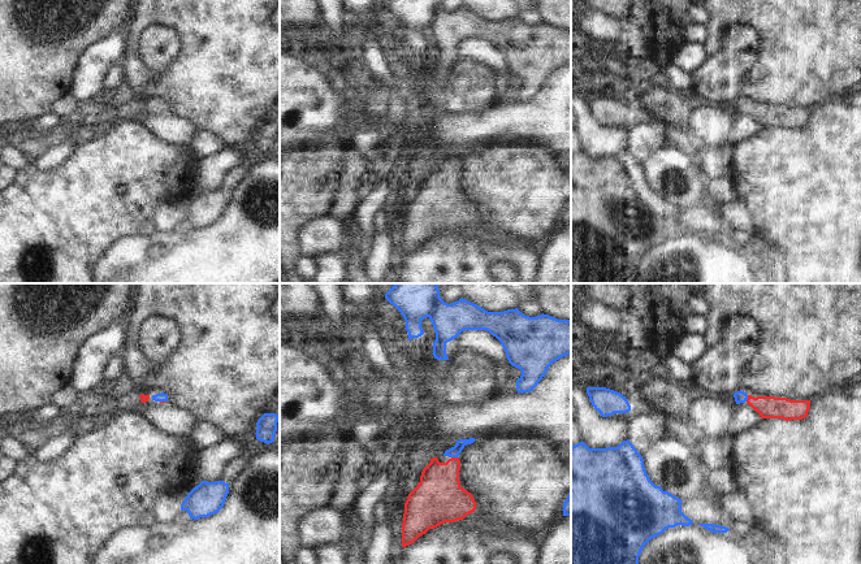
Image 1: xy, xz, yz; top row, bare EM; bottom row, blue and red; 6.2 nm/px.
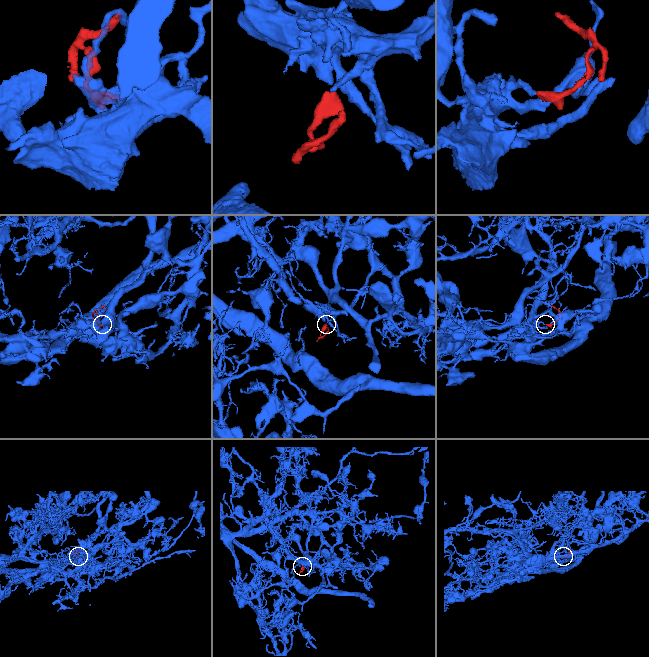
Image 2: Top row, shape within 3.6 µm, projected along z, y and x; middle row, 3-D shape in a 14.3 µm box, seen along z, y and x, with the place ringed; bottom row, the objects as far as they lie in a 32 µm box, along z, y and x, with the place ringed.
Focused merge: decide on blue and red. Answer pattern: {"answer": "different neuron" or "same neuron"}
{"answer": "same neuron"}

